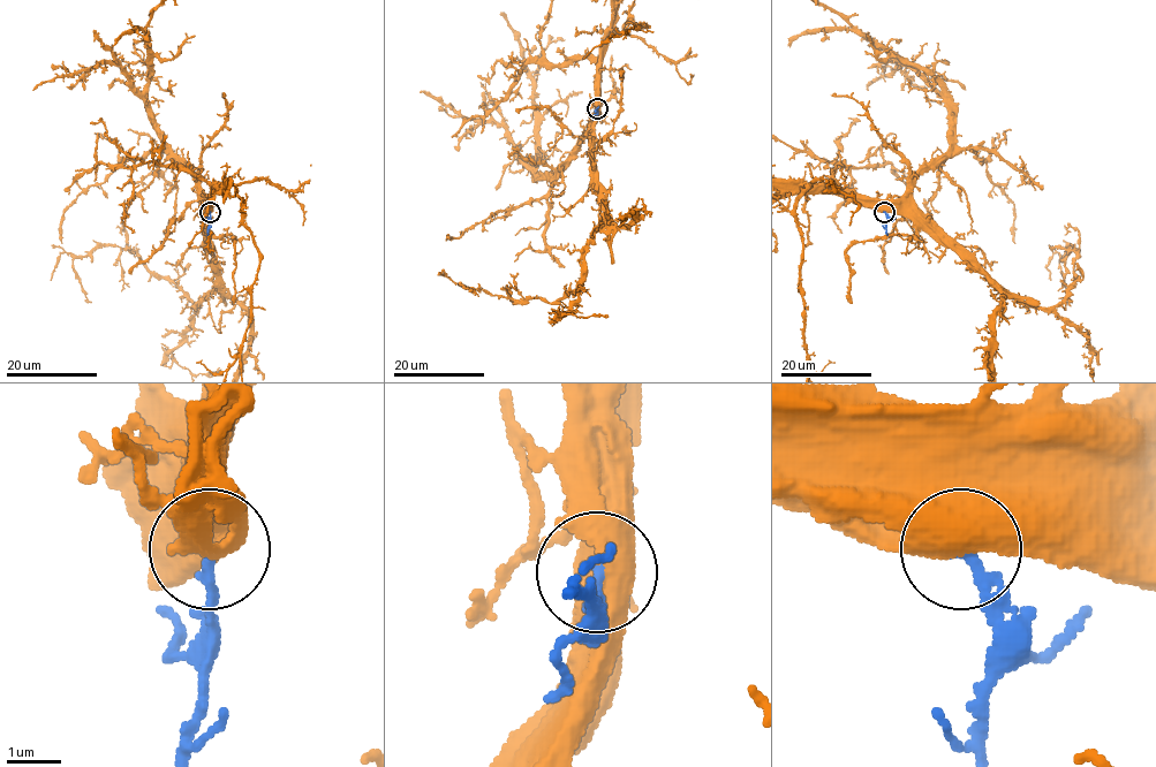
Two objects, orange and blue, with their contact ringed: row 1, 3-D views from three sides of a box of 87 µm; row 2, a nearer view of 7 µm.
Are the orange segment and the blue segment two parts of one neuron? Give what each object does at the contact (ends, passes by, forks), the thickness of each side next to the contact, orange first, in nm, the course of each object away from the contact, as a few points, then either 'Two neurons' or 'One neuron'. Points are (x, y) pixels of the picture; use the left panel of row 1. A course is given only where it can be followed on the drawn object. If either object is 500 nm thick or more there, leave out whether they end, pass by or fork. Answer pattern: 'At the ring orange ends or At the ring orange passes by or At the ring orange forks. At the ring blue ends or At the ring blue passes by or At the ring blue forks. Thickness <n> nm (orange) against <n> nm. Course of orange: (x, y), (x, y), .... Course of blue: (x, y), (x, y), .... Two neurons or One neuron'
Thickness 550 nm (orange) against 220 nm. Course of blue: (210, 212), (206, 235). One neuron

